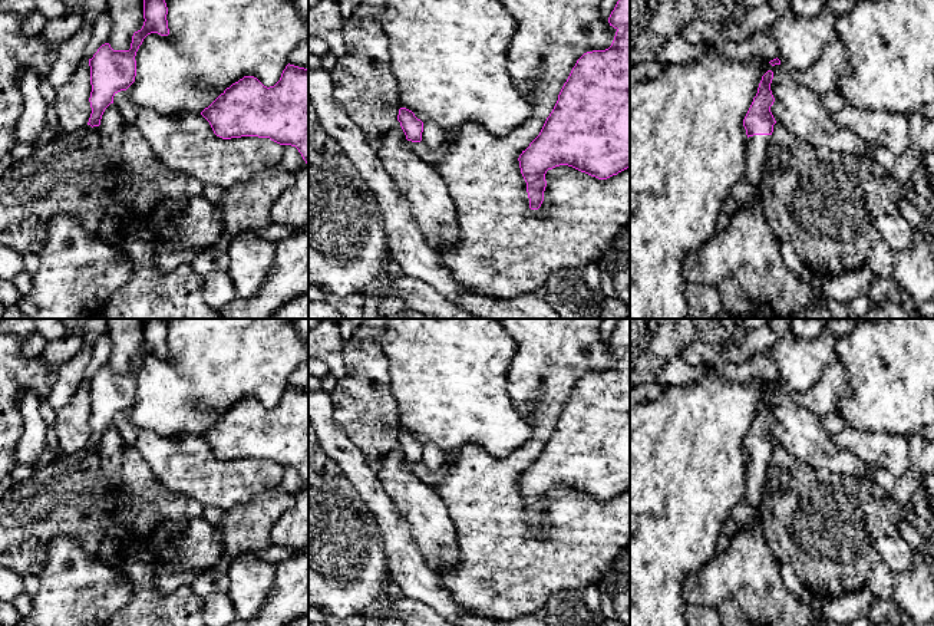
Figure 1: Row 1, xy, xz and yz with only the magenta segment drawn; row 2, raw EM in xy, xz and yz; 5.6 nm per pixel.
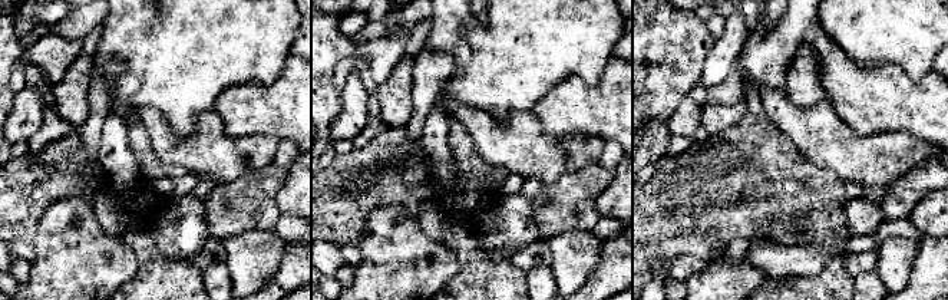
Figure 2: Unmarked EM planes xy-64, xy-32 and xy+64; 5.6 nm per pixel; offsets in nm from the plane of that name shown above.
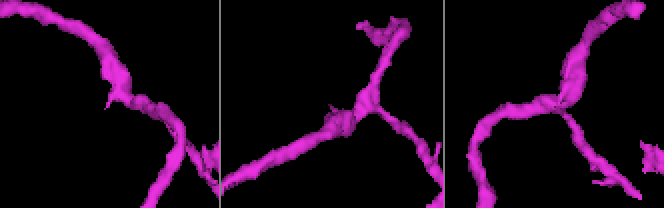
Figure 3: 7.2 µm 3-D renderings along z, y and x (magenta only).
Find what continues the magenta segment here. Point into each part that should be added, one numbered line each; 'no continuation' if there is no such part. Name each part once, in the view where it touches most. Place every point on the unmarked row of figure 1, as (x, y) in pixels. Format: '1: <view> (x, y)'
1: yz (756, 467)

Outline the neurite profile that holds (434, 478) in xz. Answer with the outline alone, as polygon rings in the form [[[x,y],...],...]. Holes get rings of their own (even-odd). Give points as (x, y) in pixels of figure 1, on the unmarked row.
[[[455,449],[446,454],[446,464],[438,470],[429,470],[422,462],[407,462],[407,470],[415,474],[423,484],[438,488],[446,478],[451,465],[459,458],[461,449]]]

